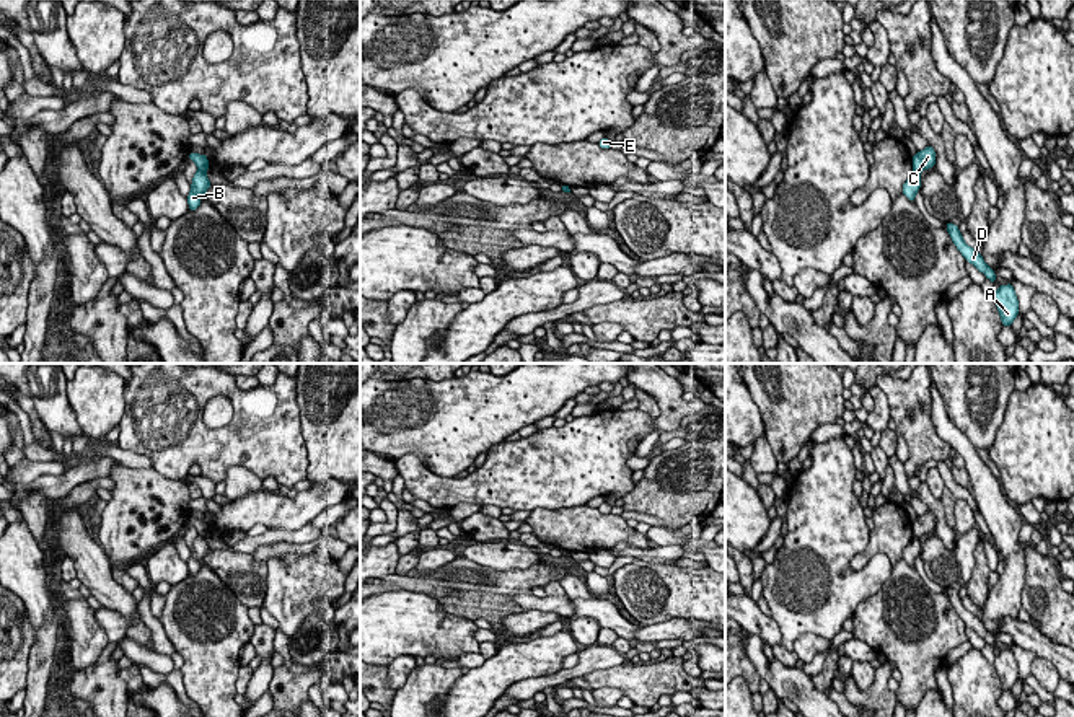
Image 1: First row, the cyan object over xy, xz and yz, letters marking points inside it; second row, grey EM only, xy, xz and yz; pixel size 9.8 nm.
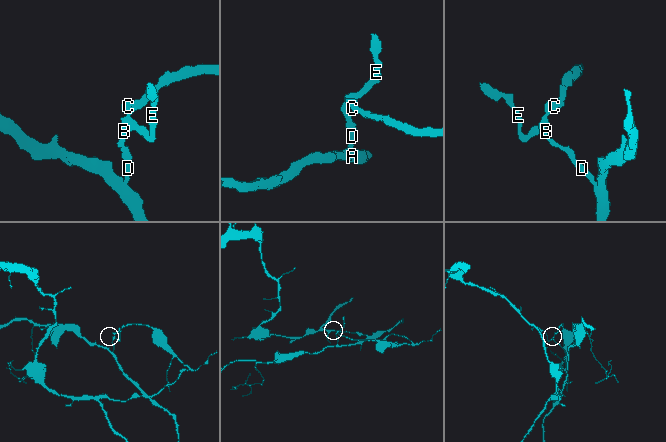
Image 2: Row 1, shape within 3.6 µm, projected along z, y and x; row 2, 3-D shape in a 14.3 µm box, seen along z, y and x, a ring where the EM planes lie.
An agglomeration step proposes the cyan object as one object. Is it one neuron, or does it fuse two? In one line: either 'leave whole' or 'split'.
split

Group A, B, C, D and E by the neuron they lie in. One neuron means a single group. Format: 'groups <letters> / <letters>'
groups A B D E / C

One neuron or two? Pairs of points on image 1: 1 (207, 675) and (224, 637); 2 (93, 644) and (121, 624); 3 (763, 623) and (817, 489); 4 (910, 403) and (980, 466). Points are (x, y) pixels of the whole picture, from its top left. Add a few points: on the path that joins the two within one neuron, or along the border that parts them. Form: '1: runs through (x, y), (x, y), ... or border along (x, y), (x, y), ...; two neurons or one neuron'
1: runs through (211, 665), (211, 651), (214, 647); one neuron
2: border along (95, 610), (95, 620), (110, 641); two neurons
3: border along (771, 616), (783, 642); two neurons
4: border along (929, 387), (931, 422), (934, 431), (952, 447); two neurons

